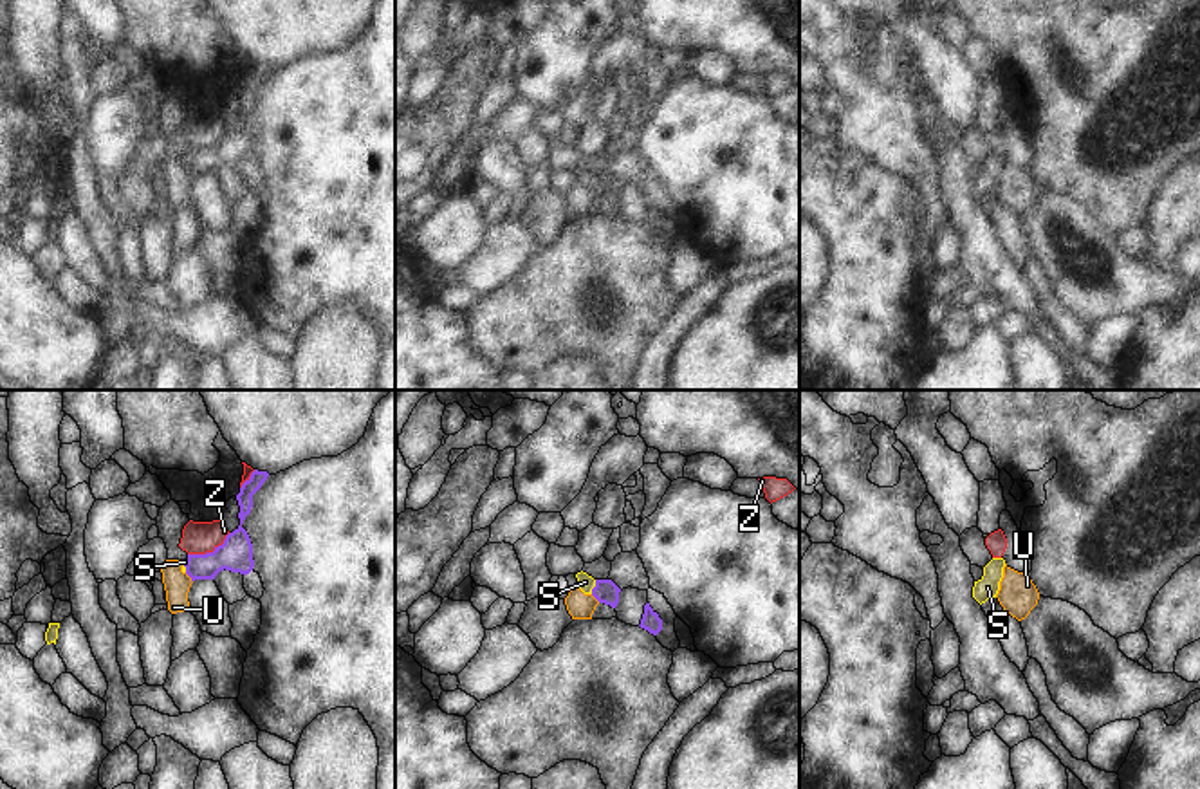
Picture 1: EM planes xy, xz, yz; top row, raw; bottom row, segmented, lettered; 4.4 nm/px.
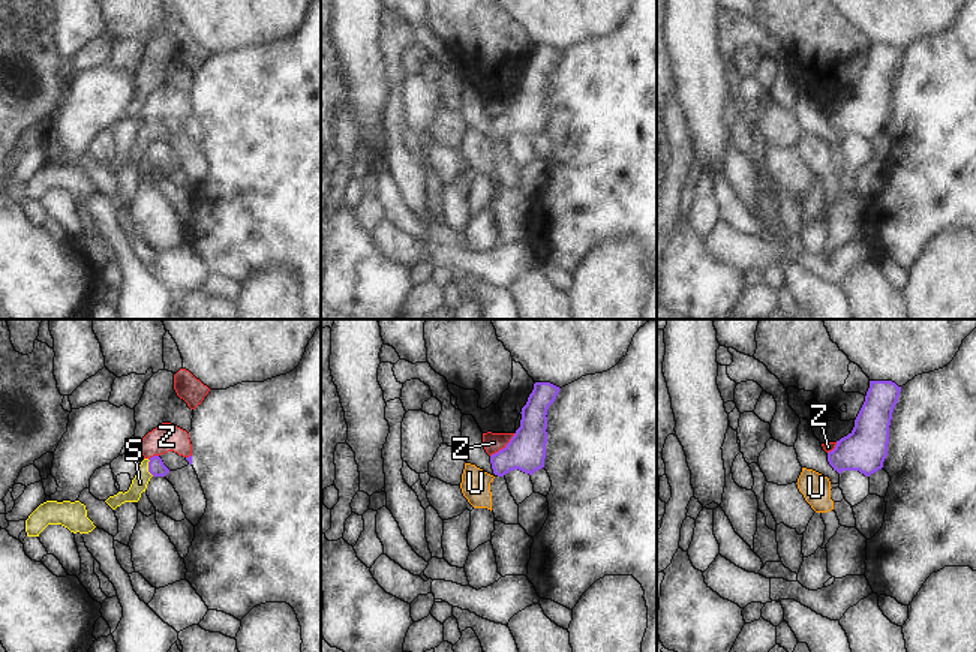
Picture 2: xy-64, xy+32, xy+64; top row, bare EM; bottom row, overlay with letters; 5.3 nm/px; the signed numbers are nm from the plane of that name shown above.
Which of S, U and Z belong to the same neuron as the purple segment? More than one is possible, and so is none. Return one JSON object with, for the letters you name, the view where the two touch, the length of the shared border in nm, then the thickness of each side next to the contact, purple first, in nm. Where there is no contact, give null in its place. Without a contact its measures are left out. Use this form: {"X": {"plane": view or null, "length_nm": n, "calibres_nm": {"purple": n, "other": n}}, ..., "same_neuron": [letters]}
{"S": {"plane": "xz", "length_nm": 70, "calibres_nm": {"purple": 110, "other": 70}}, "same_neuron": ["S"]}

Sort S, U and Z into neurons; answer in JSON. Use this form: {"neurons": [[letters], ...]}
{"neurons": [["S"], ["U", "Z"]]}

